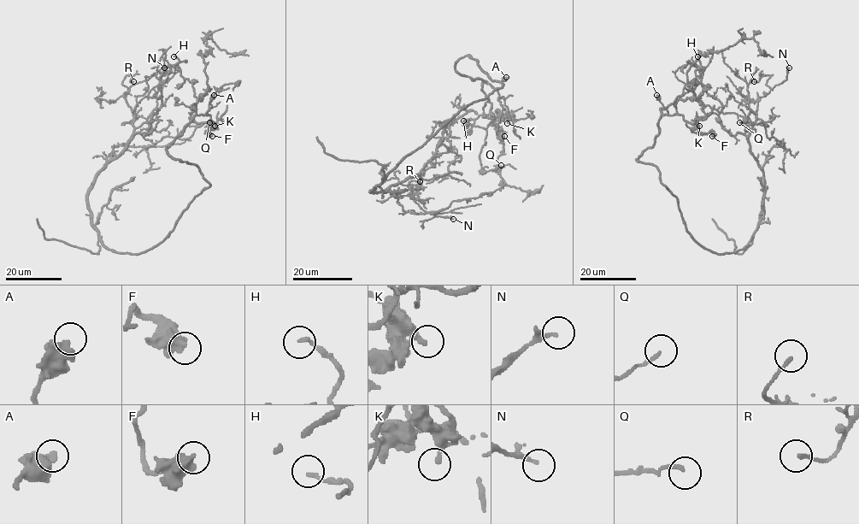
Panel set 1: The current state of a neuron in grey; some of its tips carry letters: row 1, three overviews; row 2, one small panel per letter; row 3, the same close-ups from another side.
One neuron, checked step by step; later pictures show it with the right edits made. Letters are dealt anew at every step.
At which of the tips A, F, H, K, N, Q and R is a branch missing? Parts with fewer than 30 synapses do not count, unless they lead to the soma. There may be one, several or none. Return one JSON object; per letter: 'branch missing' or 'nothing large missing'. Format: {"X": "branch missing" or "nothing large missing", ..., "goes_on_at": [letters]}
{"A": "nothing large missing", "F": "nothing large missing", "H": "nothing large missing", "K": "nothing large missing", "N": "nothing large missing", "Q": "nothing large missing", "R": "nothing large missing", "goes_on_at": []}

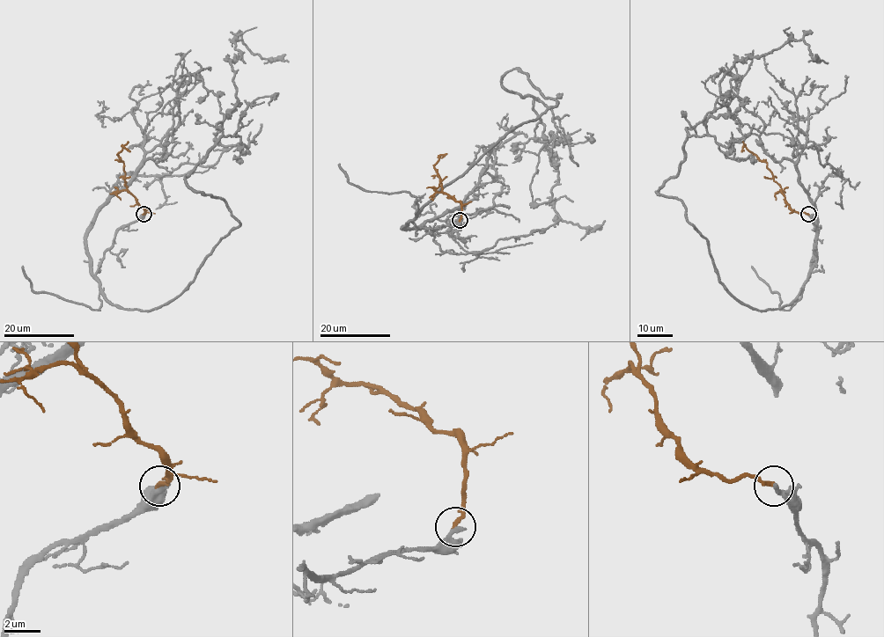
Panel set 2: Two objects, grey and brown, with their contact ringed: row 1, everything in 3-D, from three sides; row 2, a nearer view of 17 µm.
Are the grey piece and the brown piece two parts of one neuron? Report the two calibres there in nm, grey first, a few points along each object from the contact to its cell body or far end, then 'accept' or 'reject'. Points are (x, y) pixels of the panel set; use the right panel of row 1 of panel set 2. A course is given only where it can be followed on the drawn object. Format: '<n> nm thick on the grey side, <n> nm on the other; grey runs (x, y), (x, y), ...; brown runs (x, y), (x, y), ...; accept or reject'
320 nm thick on the grey side, 240 nm on the other; grey runs (808, 214), (804, 289), (756, 311), (656, 191), (686, 128), (728, 111), (732, 64), (802, 40), (808, 62); brown runs (808, 214), (798, 213), (786, 202), (767, 163), (744, 146), (741, 151); reject

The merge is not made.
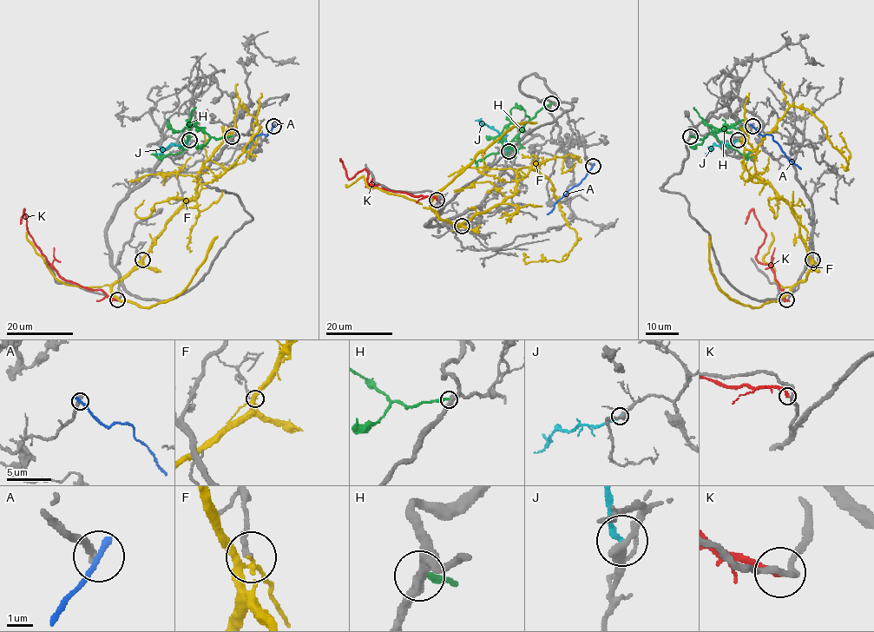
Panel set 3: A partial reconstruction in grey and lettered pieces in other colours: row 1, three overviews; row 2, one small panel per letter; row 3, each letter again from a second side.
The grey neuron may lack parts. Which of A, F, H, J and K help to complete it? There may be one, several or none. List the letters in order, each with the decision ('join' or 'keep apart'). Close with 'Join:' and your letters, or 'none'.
A: keep apart
F: keep apart
H: keep apart
J: keep apart
K: keep apart
Join: none

